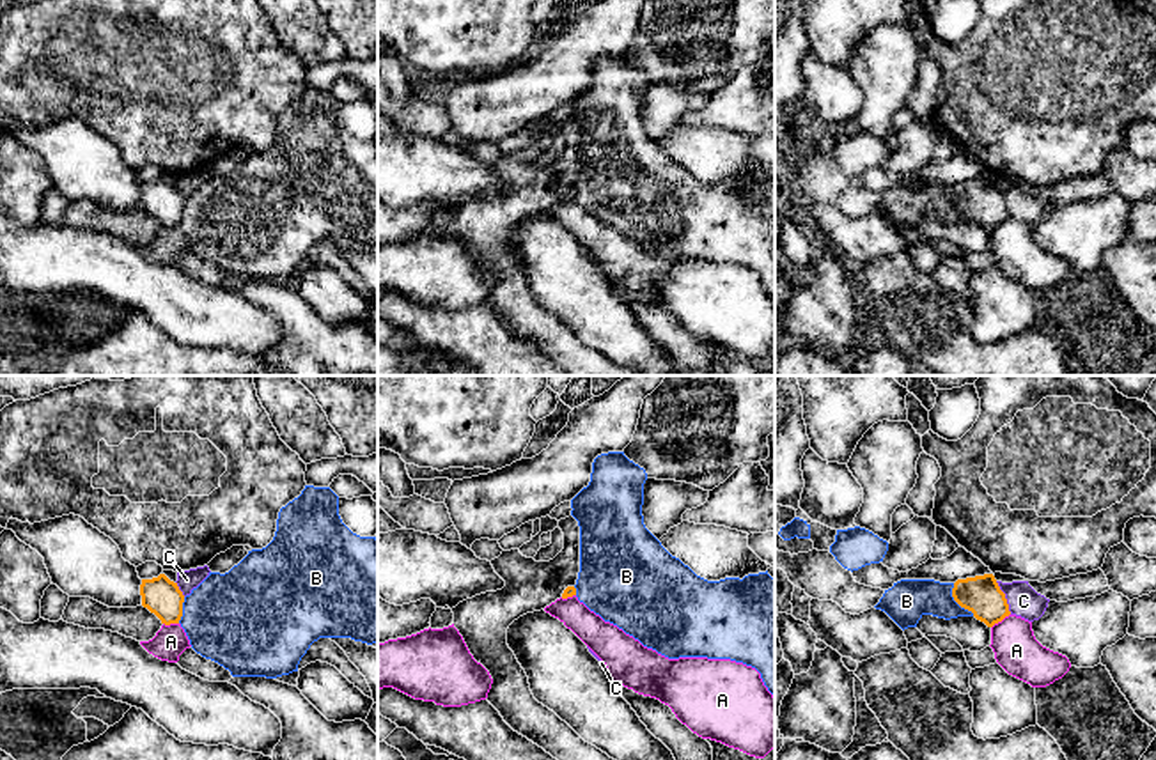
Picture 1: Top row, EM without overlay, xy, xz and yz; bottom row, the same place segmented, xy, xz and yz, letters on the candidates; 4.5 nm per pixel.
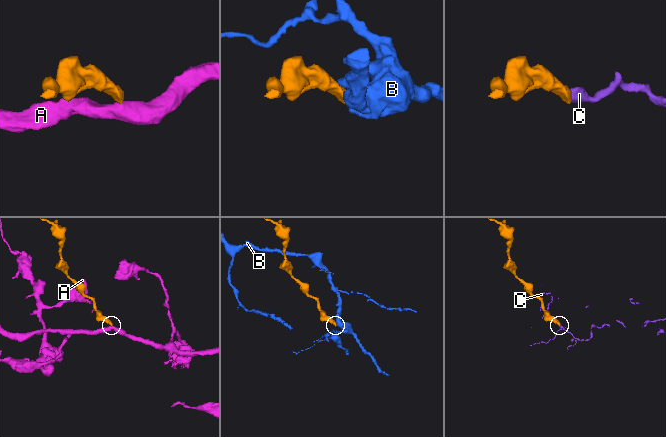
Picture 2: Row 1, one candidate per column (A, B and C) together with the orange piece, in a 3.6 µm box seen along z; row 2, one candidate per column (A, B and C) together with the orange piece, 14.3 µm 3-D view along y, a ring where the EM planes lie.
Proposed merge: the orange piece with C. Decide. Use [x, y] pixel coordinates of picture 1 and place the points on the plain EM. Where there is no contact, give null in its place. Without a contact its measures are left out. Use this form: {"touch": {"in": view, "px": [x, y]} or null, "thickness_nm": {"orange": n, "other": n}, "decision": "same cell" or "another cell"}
{"touch": {"in": "yz", "px": [1004, 201]}, "thickness_nm": {"orange": 170, "other": 150}, "decision": "another cell"}

